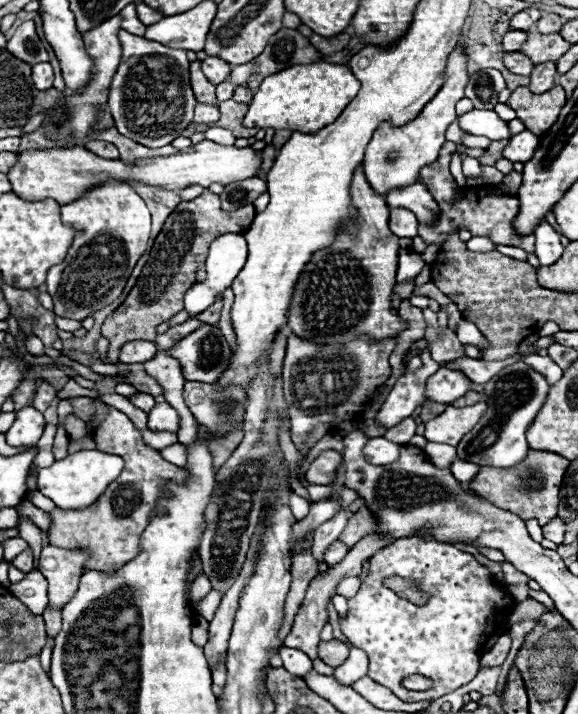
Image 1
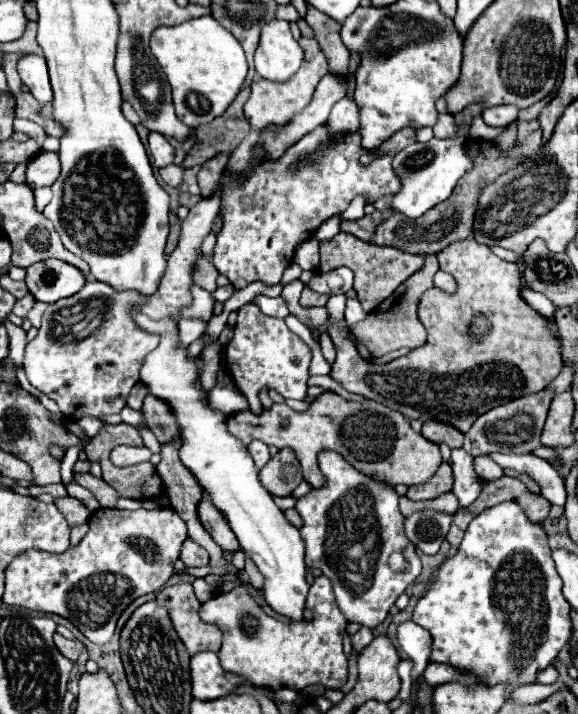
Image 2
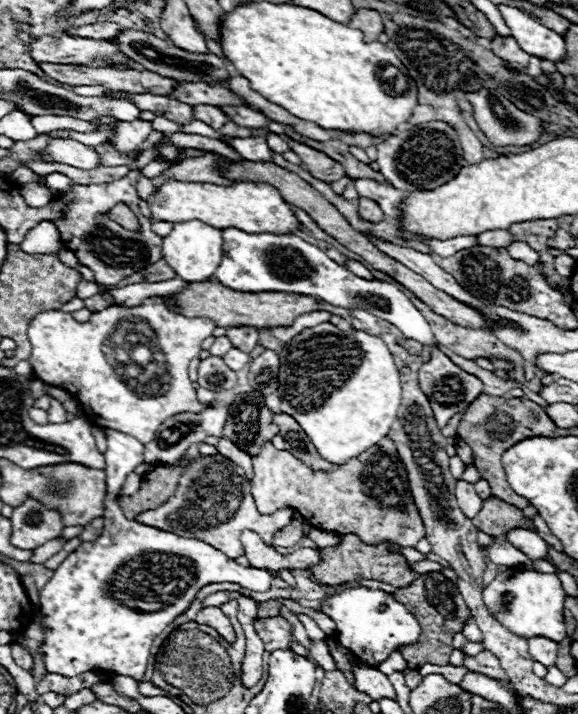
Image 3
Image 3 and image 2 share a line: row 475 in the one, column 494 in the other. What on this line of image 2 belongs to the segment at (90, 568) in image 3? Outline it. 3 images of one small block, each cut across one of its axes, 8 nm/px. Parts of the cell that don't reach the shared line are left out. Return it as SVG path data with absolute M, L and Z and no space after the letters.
M492 106L482 112L484 122L492 128L504 128L504 126L508 126L508 122L516 120L516 116L518 116L516 106Z

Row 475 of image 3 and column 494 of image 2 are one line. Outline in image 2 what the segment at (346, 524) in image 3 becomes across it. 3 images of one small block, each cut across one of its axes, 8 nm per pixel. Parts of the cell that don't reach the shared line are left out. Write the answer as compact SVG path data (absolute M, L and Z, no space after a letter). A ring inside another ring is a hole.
M472 236L454 242L452 246L438 252L438 262L440 270L448 272L456 280L458 288L452 294L440 288L432 288L422 294L418 318L428 332L426 344L410 350L408 356L396 358L388 364L370 364L360 356L355 344L348 340L346 322L342 326L330 326L330 338L336 346L336 362L332 366L330 376L336 382L340 382L348 392L360 394L368 400L376 400L392 410L398 410L408 420L420 418L426 422L428 418L436 418L456 426L462 432L468 432L472 422L480 414L498 406L500 398L514 400L526 394L540 392L556 378L556 336L550 332L550 324L554 320L538 314L522 300L520 296L522 274L518 266L498 258L488 246L478 244ZM478 312L488 316L488 320L492 322L492 330L482 340L472 340L468 336L468 326Z

